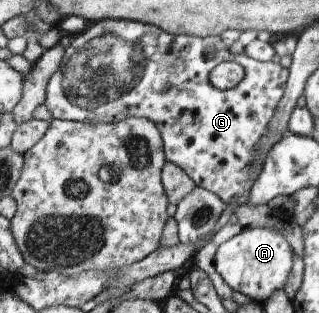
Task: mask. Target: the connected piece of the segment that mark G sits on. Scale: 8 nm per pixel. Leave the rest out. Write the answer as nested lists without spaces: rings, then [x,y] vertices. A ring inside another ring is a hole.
[[[129,19],[97,21],[81,34],[71,37],[62,68],[47,85],[45,106],[52,118],[77,122],[111,124],[133,117],[145,118],[161,131],[166,162],[181,167],[196,186],[217,194],[227,204],[246,206],[253,183],[261,171],[254,171],[254,154],[257,153],[254,148],[262,140],[267,125],[278,110],[279,101],[286,92],[290,70],[271,60],[261,62],[247,55],[231,55],[228,50],[220,36],[201,38],[169,34],[155,25]],[[210,48],[215,52],[212,59],[205,56]],[[224,62],[236,62],[243,67],[245,77],[237,87],[217,89],[208,79],[213,67]]]

